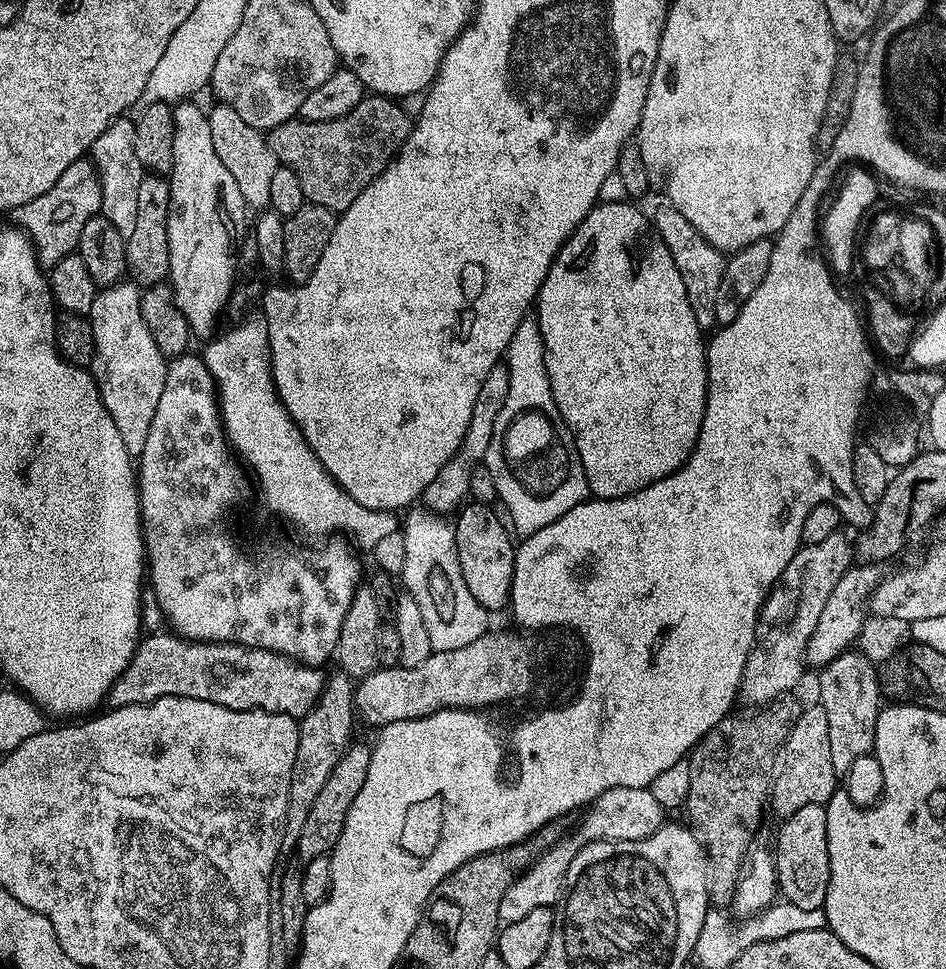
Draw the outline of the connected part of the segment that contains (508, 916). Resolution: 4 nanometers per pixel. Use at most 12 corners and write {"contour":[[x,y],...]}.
{"contour":[[651,787],[606,790],[513,879],[504,924],[555,905],[591,840],[645,840],[666,820]]}

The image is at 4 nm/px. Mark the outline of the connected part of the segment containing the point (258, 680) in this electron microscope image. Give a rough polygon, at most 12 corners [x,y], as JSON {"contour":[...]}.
{"contour":[[145,635],[112,708],[181,696],[299,718],[326,676],[265,648]]}

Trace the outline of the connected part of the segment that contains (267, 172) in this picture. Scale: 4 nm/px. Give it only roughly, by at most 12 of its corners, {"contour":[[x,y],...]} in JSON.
{"contour":[[228,104],[206,115],[214,154],[249,209],[269,207],[268,137]]}

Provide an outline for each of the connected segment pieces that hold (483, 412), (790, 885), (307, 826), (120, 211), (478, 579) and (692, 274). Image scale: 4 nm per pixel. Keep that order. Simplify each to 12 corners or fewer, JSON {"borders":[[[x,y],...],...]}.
{"borders":[[[507,363],[486,374],[470,426],[421,496],[449,515],[471,493],[472,474],[510,394]],[[825,805],[802,806],[776,836],[787,903],[818,910],[828,893]],[[353,742],[318,790],[295,855],[328,856],[366,782],[372,749]],[[115,120],[90,149],[100,212],[118,234],[134,231],[146,169],[135,123]],[[487,504],[455,517],[470,594],[489,613],[510,604],[516,549]],[[664,202],[654,231],[686,282],[702,330],[717,327],[714,302],[725,253]]]}

